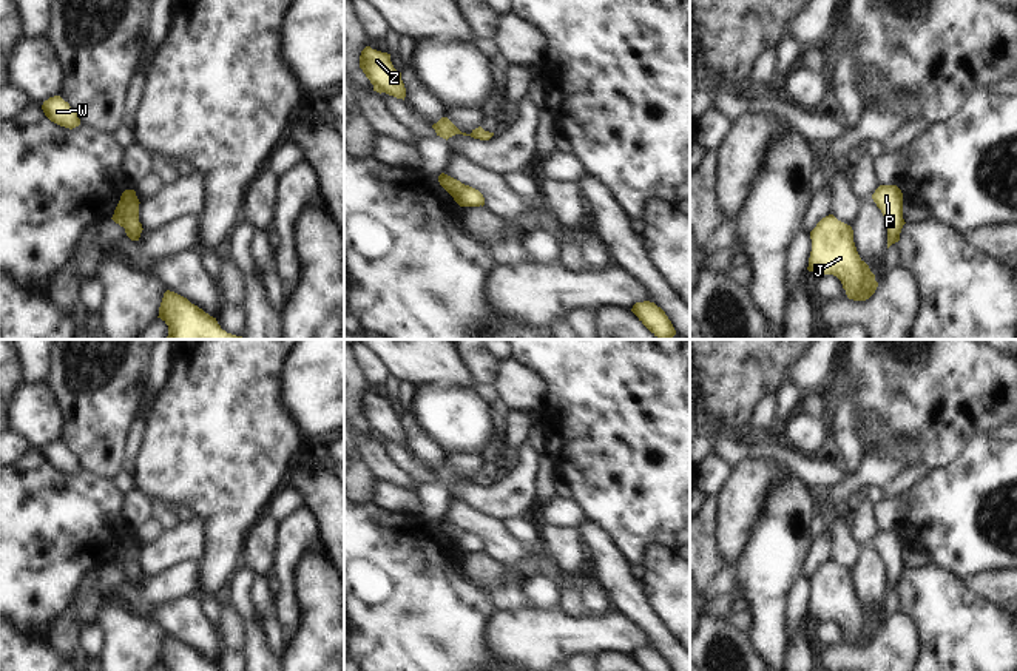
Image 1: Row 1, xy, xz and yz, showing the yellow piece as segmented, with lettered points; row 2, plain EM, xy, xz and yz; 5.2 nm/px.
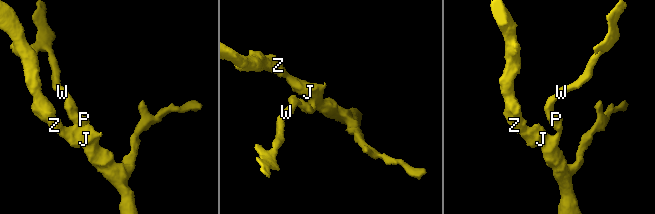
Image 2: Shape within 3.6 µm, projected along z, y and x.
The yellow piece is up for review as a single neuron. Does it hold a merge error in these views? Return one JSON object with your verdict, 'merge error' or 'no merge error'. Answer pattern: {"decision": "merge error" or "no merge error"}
{"decision": "no merge error"}

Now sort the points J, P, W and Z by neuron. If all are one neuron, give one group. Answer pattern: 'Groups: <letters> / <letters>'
Groups: J P W Z

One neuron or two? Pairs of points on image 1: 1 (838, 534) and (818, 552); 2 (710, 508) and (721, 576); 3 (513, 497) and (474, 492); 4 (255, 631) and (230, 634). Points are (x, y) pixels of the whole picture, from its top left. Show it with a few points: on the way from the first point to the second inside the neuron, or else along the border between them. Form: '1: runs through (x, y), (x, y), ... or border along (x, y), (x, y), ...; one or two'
1: border along (827, 529), (831, 534), (832, 559); two
2: runs through (706, 525), (706, 559); one
3: runs through (503, 497), (483, 497); one
4: border along (229, 600), (244, 623), (243, 650); two

